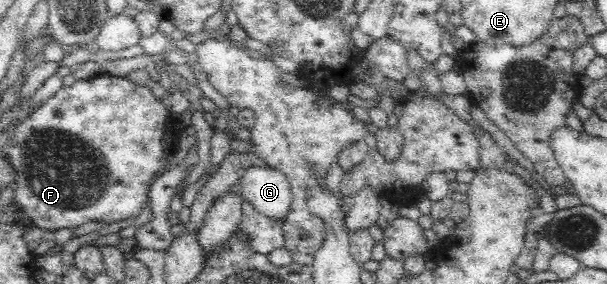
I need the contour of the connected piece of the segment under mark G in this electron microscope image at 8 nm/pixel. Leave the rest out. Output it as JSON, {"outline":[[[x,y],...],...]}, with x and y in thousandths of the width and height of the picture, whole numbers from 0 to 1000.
{"outline":[[[414,585],[397,613],[392,648],[402,708],[443,768],[466,768],[483,711],[478,641],[448,585]]]}

